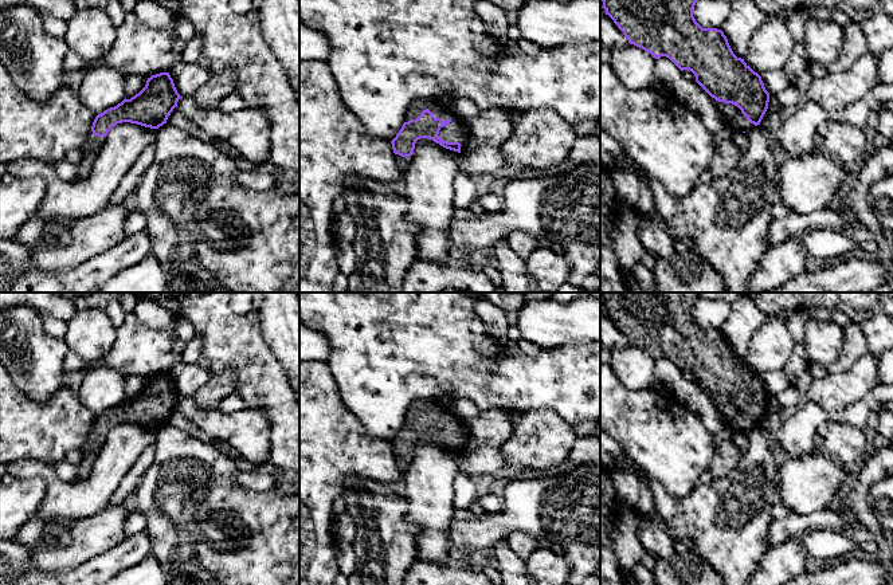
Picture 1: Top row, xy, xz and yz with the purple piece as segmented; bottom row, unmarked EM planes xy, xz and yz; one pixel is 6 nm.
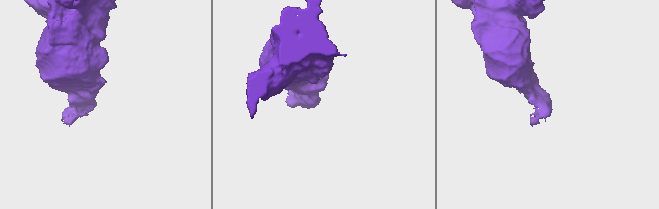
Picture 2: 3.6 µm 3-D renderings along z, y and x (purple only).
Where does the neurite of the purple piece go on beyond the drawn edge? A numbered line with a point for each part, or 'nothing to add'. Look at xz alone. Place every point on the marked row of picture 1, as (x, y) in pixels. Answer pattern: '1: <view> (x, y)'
1: xz (457, 132)

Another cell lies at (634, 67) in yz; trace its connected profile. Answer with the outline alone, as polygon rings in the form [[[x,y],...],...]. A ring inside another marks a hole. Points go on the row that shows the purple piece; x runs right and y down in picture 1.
[[[634,44],[612,50],[610,64],[620,85],[631,91],[645,90],[657,83],[654,75],[657,59]]]

